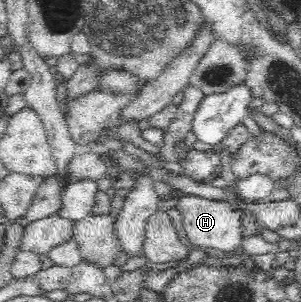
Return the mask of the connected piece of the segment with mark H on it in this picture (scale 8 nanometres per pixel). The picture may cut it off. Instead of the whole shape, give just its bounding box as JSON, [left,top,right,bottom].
[175,195,245,253]

